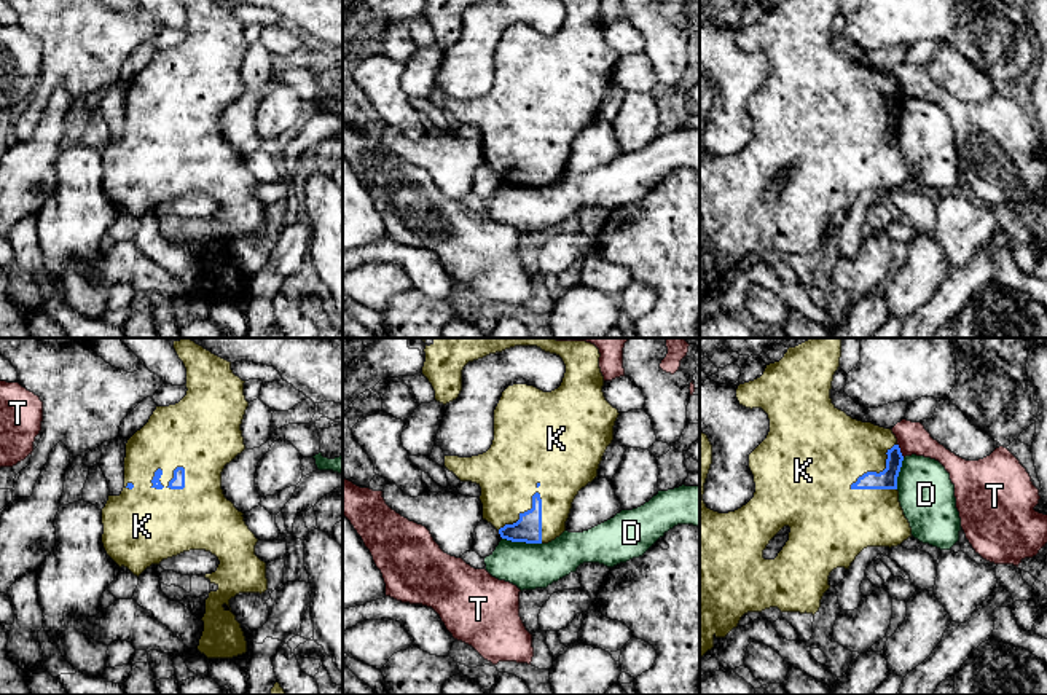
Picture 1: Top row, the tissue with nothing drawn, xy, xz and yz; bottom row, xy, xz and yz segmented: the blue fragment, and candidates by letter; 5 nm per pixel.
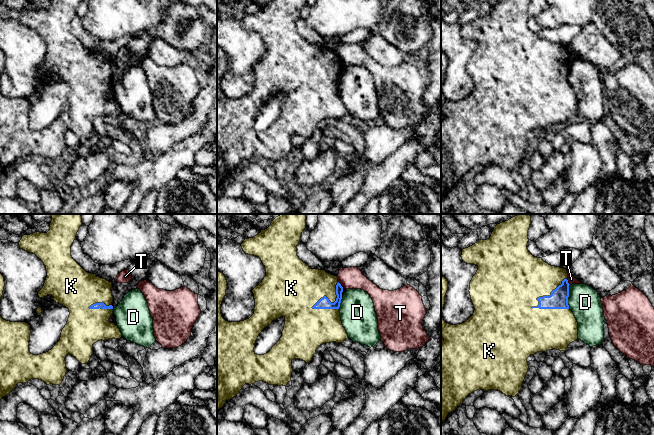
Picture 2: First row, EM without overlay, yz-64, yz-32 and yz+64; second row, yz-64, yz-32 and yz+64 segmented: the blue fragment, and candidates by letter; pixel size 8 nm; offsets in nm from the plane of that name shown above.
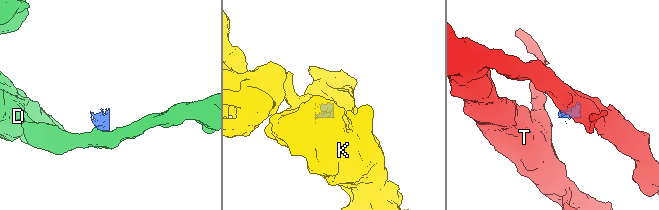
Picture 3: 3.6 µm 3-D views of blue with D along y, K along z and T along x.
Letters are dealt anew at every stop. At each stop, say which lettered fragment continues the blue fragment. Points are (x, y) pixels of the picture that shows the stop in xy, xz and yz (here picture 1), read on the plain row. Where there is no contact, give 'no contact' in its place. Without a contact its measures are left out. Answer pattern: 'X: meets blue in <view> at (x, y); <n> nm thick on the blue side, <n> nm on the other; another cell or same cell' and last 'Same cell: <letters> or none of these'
D: meets blue in xz at (521, 184); 140 nm thick on the blue side, 240 nm on the other; another cell
K: meets blue in xy at (169, 125); 70 nm thick on the blue side, 380 nm on the other; same cell
T: meets blue in yz at (899, 93); 100 nm thick on the blue side, 160 nm on the other; another cell
Same cell: K

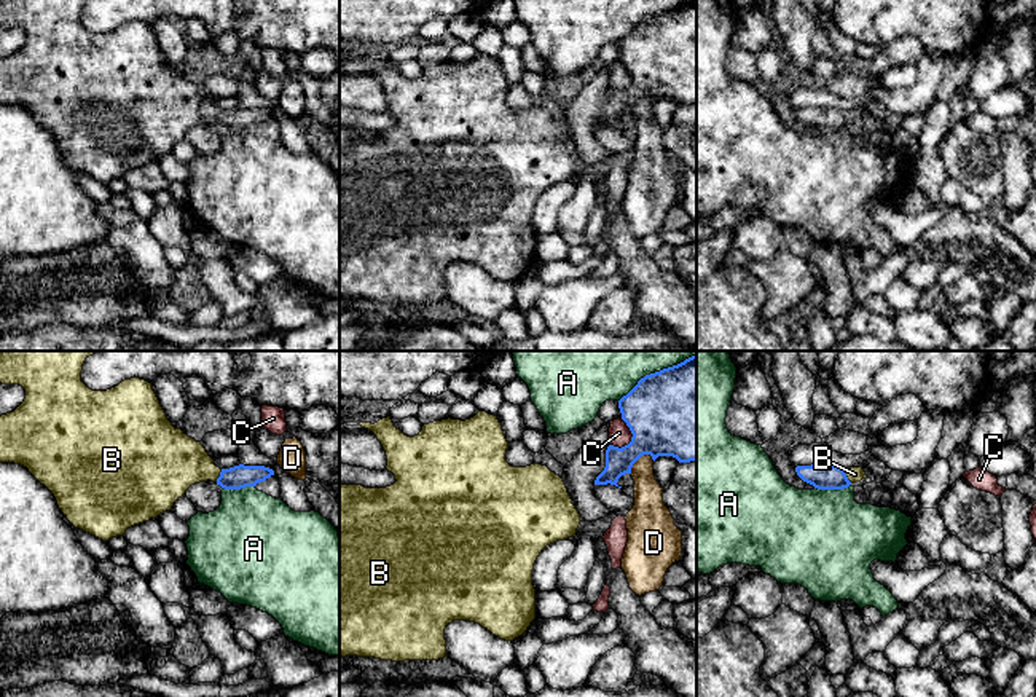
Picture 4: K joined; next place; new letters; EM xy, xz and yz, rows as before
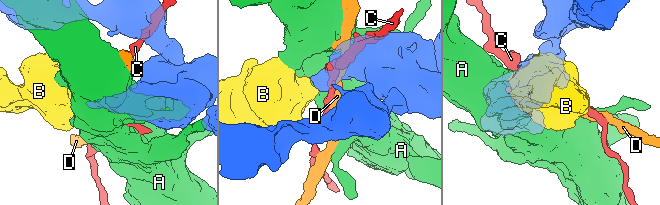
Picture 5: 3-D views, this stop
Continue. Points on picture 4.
A: meets blue in yz at (832, 131); 130 nm thick on the blue side, 480 nm on the other; another cell
B: meets blue in xy at (220, 118); 120 nm thick on the blue side, 300 nm on the other; same cell
C: meets blue in xz at (633, 78); 460 nm thick on the blue side, 110 nm on the other; another cell
D: meets blue in xz at (638, 101); 380 nm thick on the blue side, 150 nm on the other; another cell
Same cell: B

